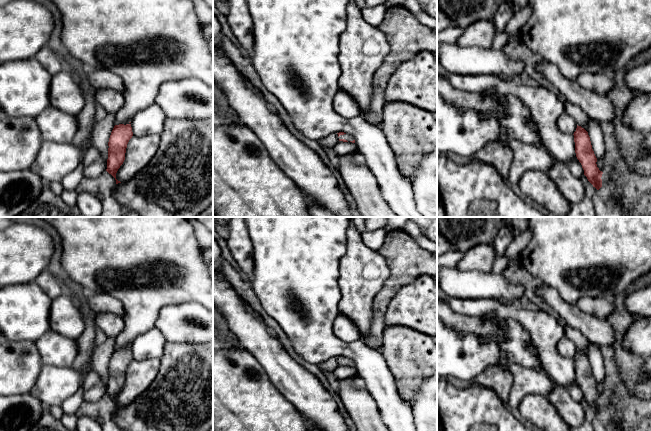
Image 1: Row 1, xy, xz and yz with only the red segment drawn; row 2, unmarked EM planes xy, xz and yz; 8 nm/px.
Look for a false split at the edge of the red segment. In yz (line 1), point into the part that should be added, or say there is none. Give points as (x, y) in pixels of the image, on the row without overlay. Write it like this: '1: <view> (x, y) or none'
1: none

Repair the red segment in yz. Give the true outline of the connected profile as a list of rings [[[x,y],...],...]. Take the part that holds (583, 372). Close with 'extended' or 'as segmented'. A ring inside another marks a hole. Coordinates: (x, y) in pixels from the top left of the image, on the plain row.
[[[577,349],[574,356],[575,377],[576,381],[582,389],[584,399],[588,405],[599,414],[602,411],[602,398],[603,396],[597,391],[597,382],[592,373],[590,361],[588,356]]] | as segmented

